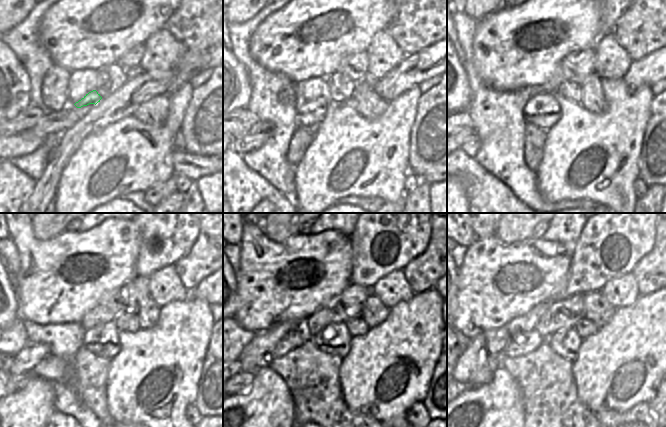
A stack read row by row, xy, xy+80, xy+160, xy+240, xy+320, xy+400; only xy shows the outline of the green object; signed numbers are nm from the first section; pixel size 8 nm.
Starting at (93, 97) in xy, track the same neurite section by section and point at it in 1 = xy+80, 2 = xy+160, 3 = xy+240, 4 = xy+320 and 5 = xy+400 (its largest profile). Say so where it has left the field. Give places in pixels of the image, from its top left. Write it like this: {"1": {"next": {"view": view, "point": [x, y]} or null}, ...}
{"1": {"next": {"view": "xy+80", "point": [312, 112]}}, "2": {"next": {"view": "xy+160", "point": [542, 110]}}, "3": {"next": {"view": "xy+240", "point": [102, 340]}}, "4": {"next": {"view": "xy+320", "point": [335, 339]}}, "5": {"next": {"view": "xy+400", "point": [566, 343]}}}

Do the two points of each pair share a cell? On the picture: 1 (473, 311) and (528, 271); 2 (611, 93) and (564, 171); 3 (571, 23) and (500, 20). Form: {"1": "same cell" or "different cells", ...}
{"1": "same cell", "2": "same cell", "3": "same cell"}

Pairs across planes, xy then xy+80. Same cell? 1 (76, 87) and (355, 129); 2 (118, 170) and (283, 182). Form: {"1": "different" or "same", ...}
{"1": "same", "2": "different"}

